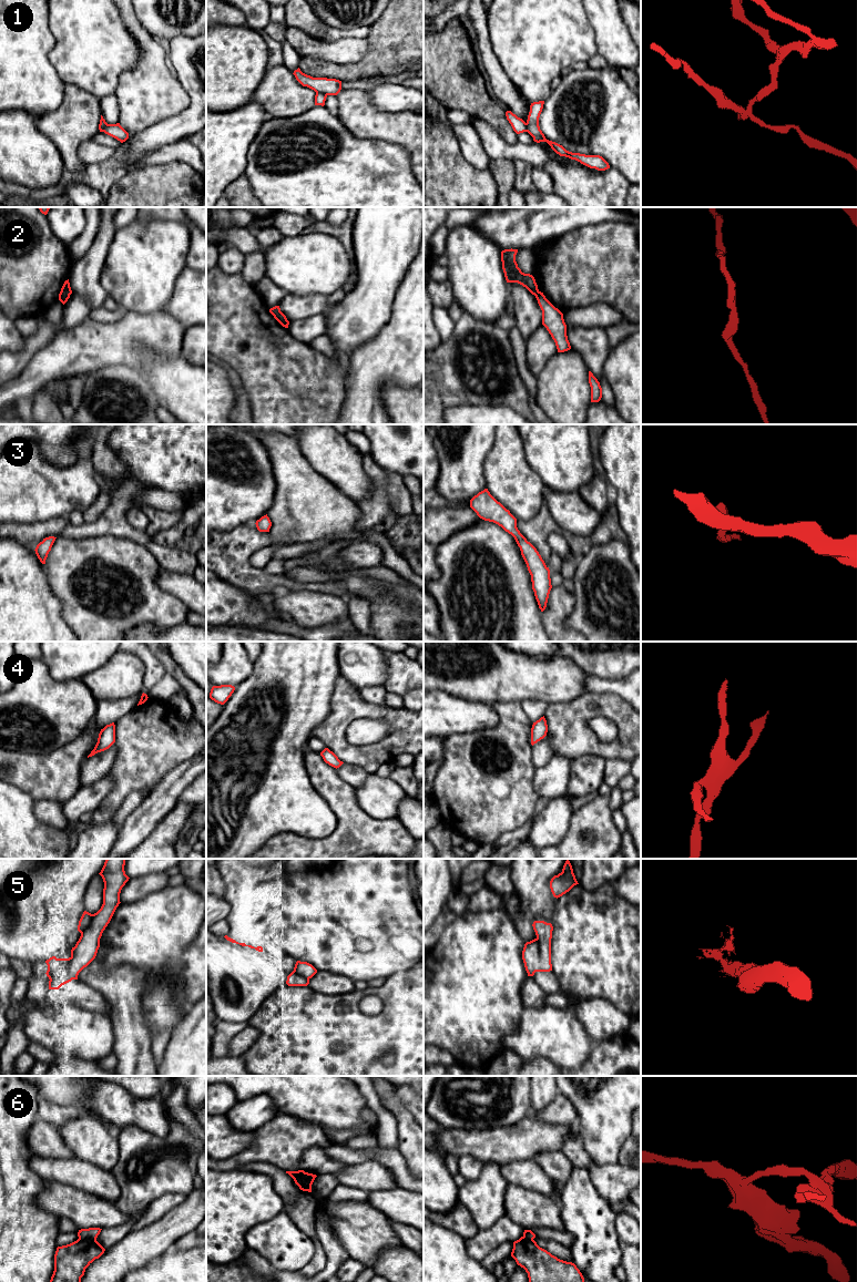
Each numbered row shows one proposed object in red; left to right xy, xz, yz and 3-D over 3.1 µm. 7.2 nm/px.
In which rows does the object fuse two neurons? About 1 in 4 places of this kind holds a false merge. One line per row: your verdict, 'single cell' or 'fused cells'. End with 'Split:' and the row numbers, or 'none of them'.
1: fused cells
2: single cell
3: single cell
4: single cell
5: single cell
6: fused cells
Split: 1, 6

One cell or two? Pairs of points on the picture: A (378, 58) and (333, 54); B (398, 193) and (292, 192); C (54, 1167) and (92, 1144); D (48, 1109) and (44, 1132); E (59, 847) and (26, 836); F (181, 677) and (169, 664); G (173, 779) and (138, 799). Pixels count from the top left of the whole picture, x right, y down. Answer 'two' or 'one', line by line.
A: two
B: one
C: two
D: two
E: one
F: one
G: two

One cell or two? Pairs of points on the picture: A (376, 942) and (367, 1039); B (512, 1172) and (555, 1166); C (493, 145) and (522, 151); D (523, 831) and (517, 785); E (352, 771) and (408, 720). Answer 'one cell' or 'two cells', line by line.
A: two cells
B: one cell
C: one cell
D: two cells
E: two cells

